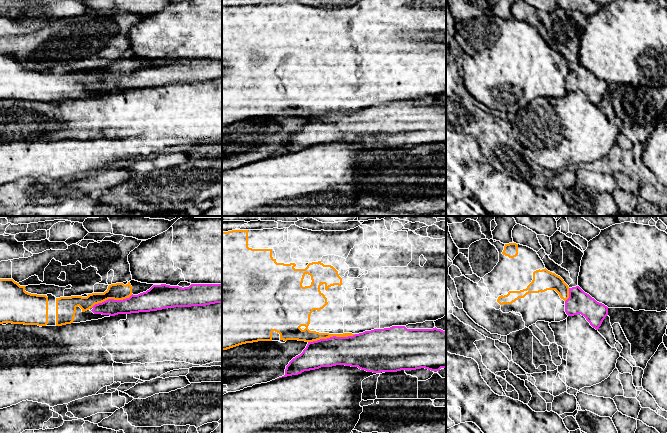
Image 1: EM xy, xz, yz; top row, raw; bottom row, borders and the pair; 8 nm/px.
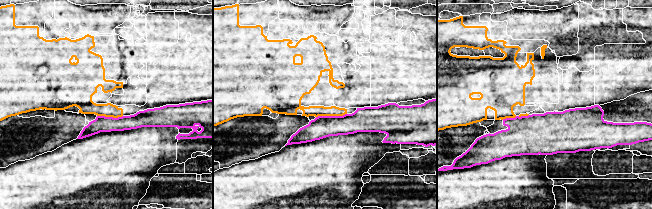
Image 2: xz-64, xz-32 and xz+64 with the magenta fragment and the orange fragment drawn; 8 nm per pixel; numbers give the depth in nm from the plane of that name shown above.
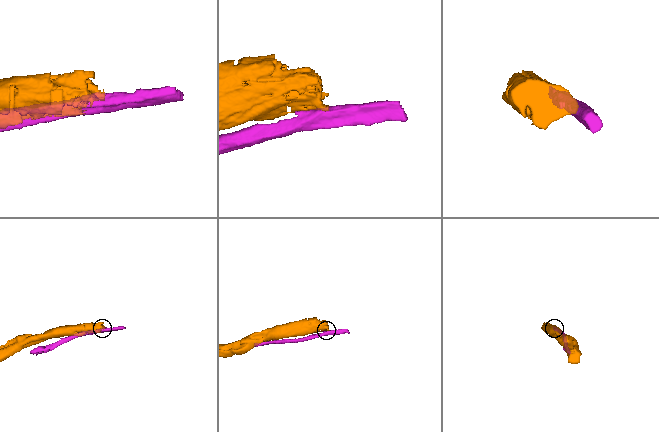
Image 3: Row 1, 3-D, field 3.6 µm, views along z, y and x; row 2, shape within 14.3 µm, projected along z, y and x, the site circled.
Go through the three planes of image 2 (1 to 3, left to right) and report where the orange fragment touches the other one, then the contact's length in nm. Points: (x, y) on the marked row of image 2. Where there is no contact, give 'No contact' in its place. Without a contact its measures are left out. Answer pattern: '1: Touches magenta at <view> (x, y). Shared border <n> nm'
1: Touches magenta at xz-64 (110, 117). Shared border 200 nm
2: Touches magenta at xz-32 (331, 116). Shared border 260 nm
3: Touches magenta at xz+64 (509, 118). Shared border 120 nm

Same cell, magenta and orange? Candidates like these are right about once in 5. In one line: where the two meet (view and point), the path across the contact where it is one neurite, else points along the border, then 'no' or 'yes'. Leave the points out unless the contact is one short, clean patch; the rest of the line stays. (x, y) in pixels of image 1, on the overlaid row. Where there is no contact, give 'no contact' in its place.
xz (331, 337) | no

